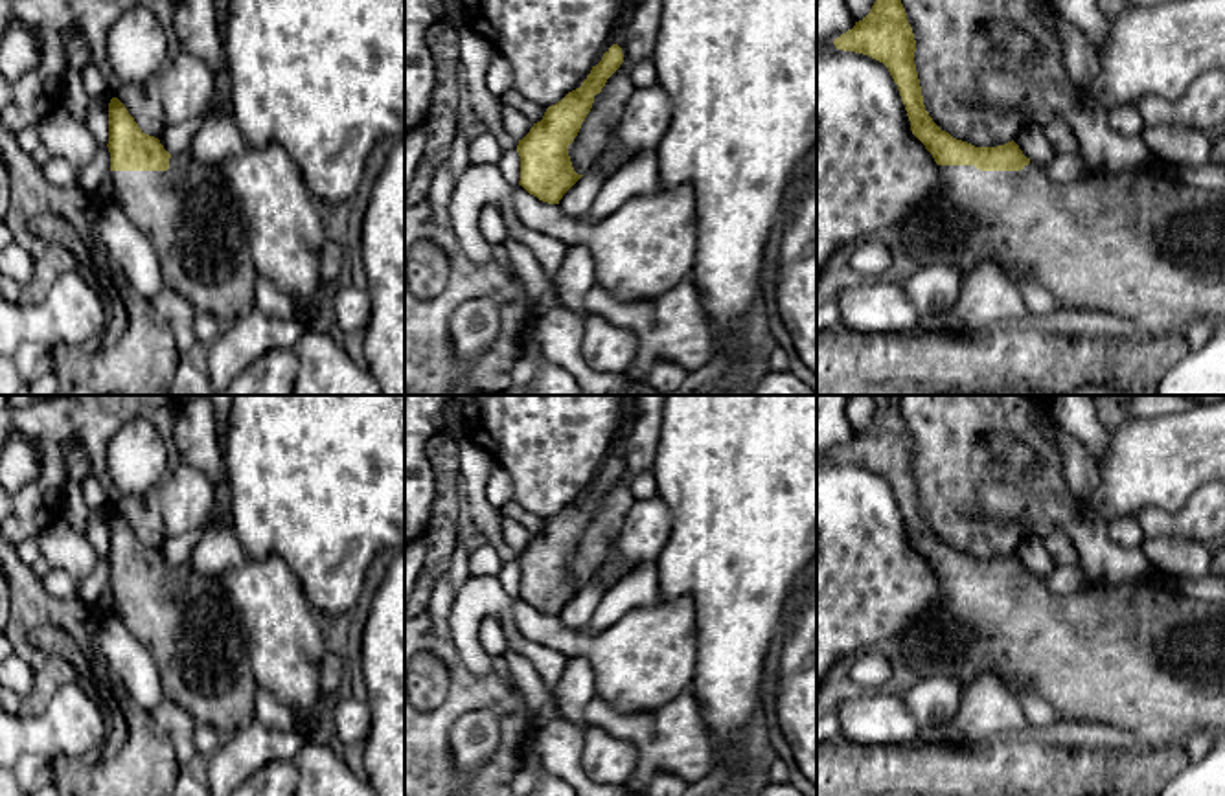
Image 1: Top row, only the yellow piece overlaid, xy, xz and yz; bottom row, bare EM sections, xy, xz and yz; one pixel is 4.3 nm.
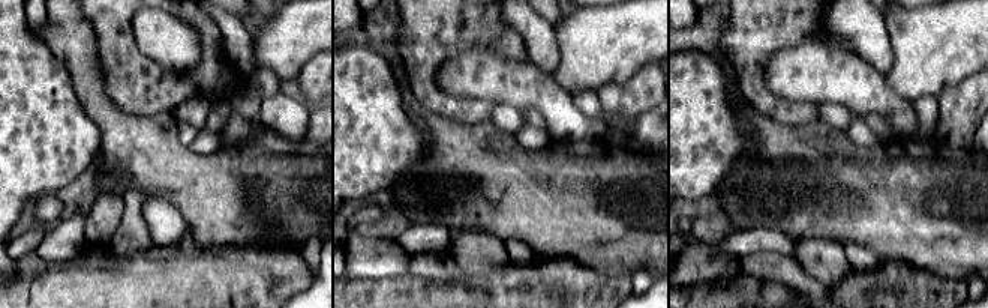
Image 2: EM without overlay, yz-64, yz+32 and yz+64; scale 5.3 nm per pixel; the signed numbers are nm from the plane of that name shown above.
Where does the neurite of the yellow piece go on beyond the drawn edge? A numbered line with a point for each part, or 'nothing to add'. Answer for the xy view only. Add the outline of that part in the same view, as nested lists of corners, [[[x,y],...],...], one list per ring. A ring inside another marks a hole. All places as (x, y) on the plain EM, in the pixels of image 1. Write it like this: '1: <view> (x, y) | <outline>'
1: xy (190, 625) | [[[182,563],[171,566],[167,583],[110,583],[110,592],[114,614],[147,647],[158,667],[167,700],[221,739],[256,721],[258,684],[245,625],[221,577],[199,574],[189,563]]]

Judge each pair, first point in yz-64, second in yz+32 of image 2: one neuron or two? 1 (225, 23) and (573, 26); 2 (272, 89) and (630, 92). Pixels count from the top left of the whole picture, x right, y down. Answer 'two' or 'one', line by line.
1: two
2: one

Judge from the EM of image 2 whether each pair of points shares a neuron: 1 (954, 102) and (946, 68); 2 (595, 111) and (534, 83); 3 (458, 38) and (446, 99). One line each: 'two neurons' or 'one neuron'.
1: two neurons
2: two neurons
3: one neuron

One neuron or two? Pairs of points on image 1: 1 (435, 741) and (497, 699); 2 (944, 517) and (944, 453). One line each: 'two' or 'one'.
1: one
2: one

